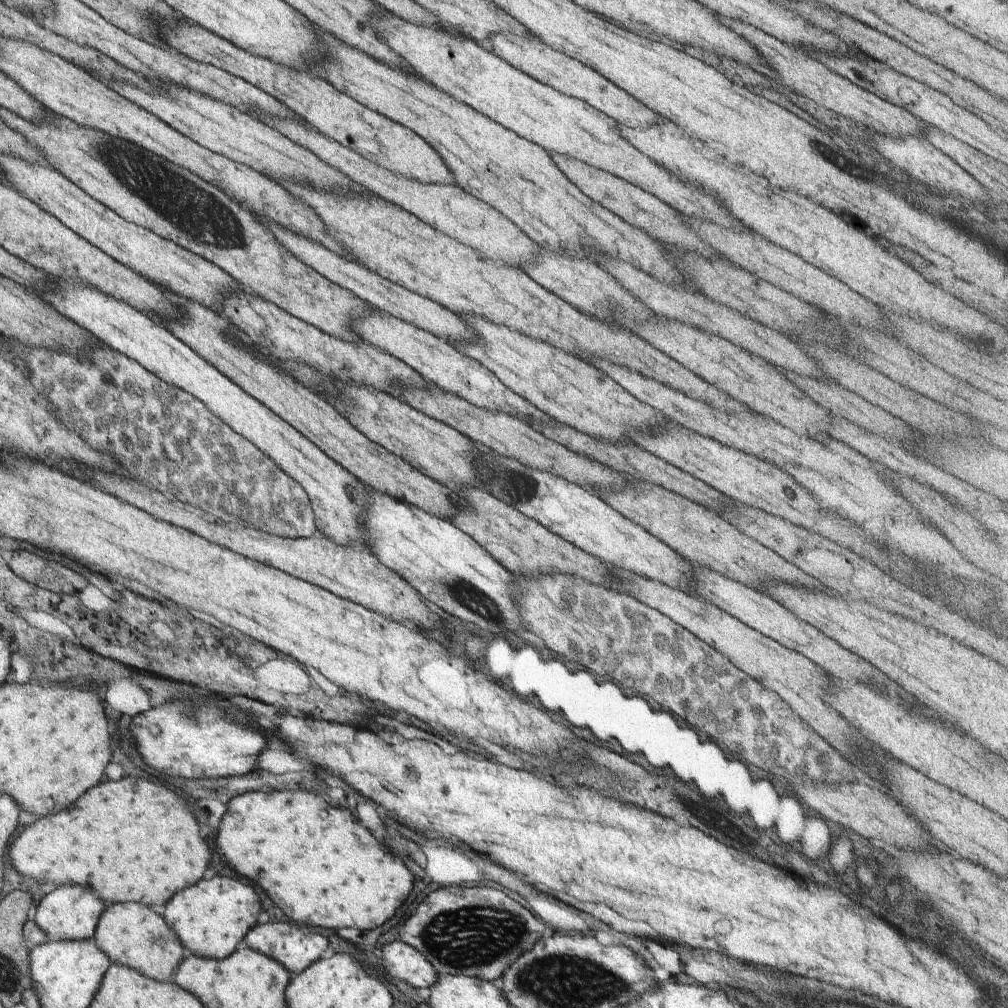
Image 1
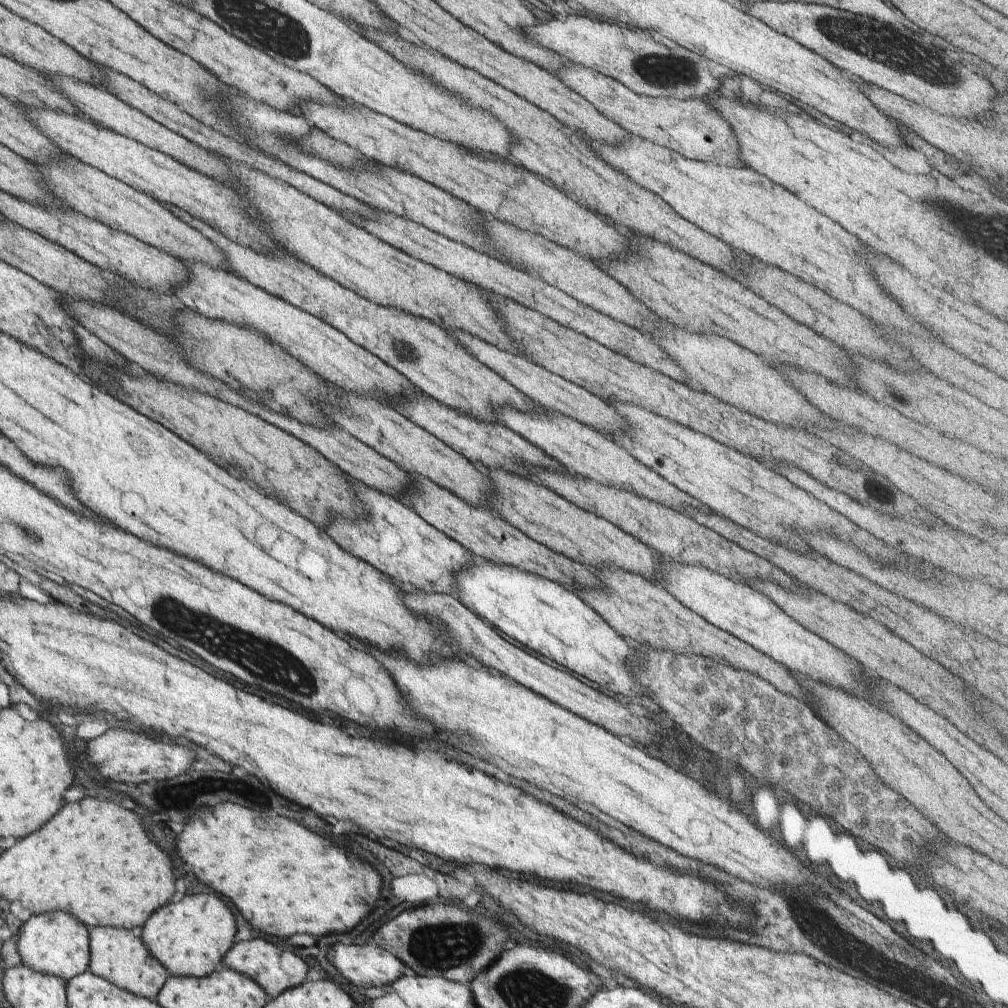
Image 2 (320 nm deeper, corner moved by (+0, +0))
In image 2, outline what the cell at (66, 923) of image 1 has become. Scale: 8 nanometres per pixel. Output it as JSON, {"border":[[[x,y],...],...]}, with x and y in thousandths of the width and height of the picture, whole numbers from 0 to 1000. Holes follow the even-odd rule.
{"border":[[[62,904],[32,908],[19,923],[17,943],[21,956],[43,967],[62,969],[65,974],[89,961],[89,922],[74,909]]]}

